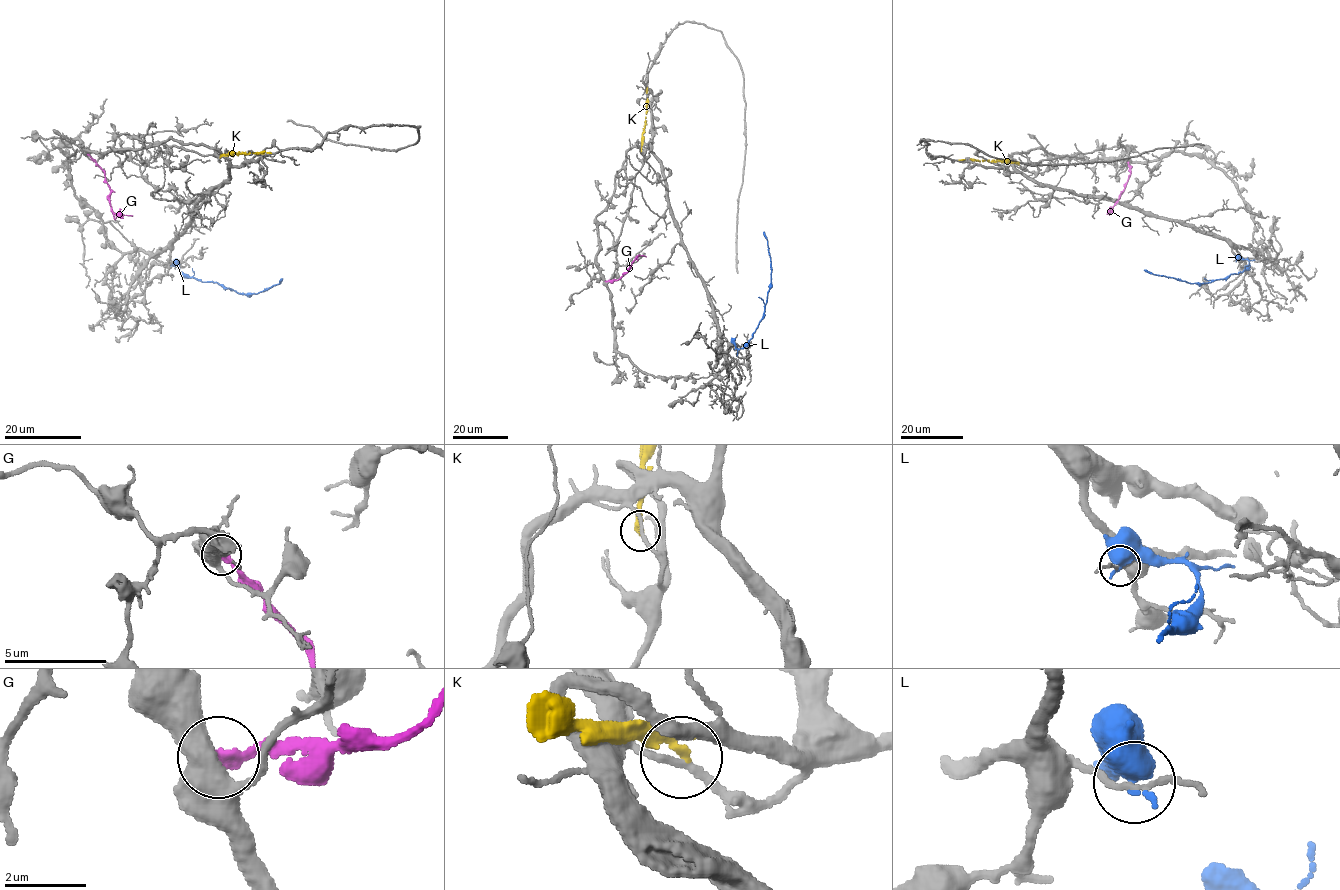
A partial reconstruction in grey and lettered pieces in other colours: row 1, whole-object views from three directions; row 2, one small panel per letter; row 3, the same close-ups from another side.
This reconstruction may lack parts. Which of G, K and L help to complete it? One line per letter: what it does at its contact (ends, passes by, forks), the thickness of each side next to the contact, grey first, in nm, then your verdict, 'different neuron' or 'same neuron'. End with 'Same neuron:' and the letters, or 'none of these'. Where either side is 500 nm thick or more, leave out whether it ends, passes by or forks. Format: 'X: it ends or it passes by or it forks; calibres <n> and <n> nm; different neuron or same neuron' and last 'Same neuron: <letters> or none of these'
G: it ends; calibres 480 and 240 nm; different neuron
K: it ends; calibres 170 and 300 nm; different neuron
L: calibres 110 and 650 nm; different neuron
Same neuron: none of these

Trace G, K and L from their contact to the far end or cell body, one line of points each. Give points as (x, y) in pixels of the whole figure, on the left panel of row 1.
G: (88, 154), (104, 173), (113, 212), (132, 216)
K: (220, 157), (231, 153), (272, 153)
L: (177, 266), (198, 280), (216, 282), (241, 294), (266, 291), (282, 278)

